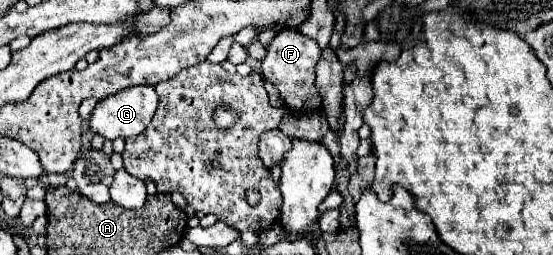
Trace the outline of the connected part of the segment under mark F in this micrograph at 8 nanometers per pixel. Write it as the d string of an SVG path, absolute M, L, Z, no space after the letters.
M282 29L276 33L272 43L266 47L266 57L262 59L262 73L266 79L270 79L284 99L286 107L292 113L308 113L308 111L320 111L320 95L314 85L316 79L316 63L320 59L322 49L314 39L304 37L300 31L294 29Z

